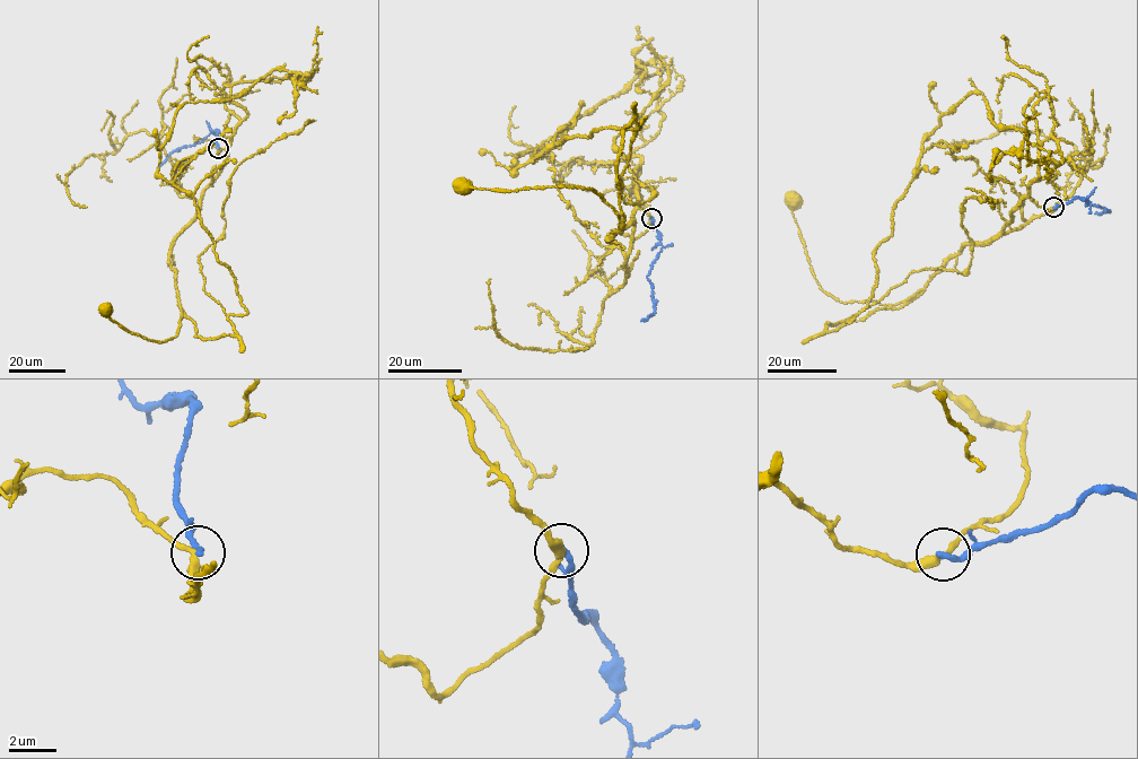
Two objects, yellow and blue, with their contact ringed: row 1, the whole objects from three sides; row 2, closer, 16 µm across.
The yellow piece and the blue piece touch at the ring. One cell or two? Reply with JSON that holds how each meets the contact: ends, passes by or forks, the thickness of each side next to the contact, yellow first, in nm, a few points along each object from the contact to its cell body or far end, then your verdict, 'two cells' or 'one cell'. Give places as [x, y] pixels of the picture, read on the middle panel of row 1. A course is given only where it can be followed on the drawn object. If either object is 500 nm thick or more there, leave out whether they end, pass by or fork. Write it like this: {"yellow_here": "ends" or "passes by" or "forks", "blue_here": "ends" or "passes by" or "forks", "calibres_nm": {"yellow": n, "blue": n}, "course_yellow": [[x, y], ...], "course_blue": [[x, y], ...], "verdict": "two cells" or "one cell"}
{"yellow_here": "passes by", "blue_here": "ends", "calibres_nm": {"yellow": 280, "blue": 280}, "course_yellow": [[650, 218], [636, 184], [635, 223], [611, 241], [620, 230], [618, 212], [592, 189], [463, 185]], "course_blue": [[650, 218], [662, 247], [648, 276], [654, 313], [641, 321]], "verdict": "two cells"}

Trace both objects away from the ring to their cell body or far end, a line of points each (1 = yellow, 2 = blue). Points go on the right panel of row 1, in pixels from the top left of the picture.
1: (1053, 207), (1023, 197), (1003, 234), (965, 244), (925, 288), (882, 305), (845, 303), (820, 288), (793, 200)
2: (1053, 207), (1078, 198), (1091, 203), (1086, 206), (1091, 202), (1110, 210), (1096, 212)

